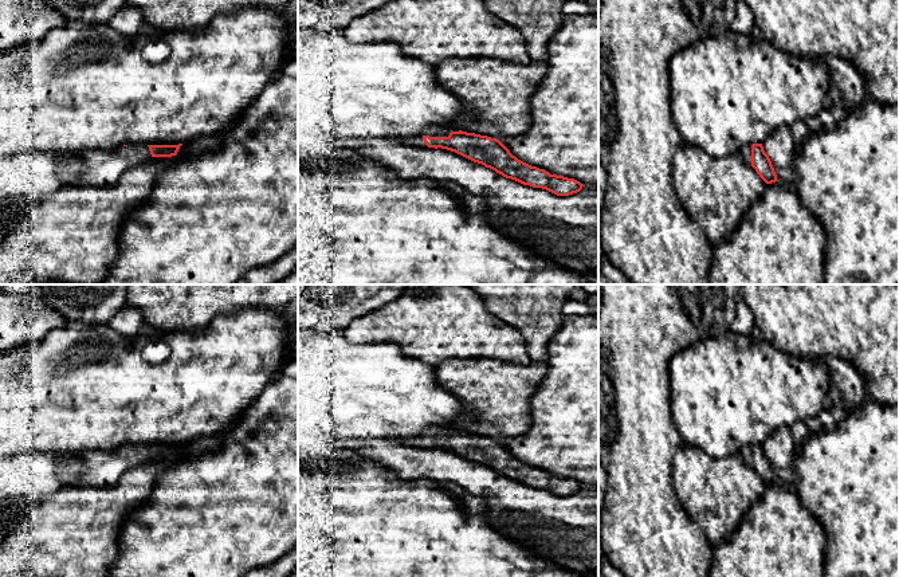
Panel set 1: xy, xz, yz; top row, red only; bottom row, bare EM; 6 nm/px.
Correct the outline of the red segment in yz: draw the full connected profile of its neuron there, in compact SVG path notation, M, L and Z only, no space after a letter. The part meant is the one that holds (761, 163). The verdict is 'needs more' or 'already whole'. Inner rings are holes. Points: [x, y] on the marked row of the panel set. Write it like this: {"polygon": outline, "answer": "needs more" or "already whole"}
{"polygon": "M762 144L742 145L739 153L743 162L751 165L766 184L778 181L772 161L765 153Z", "answer": "needs more"}

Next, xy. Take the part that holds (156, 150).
{"polygon": "M129 144L119 148L117 152L83 152L81 158L81 176L71 177L67 170L63 176L68 182L81 184L85 187L109 187L117 182L121 174L130 166L136 166L148 161L152 157L172 157L176 156L178 145L134 145Z", "answer": "needs more"}

